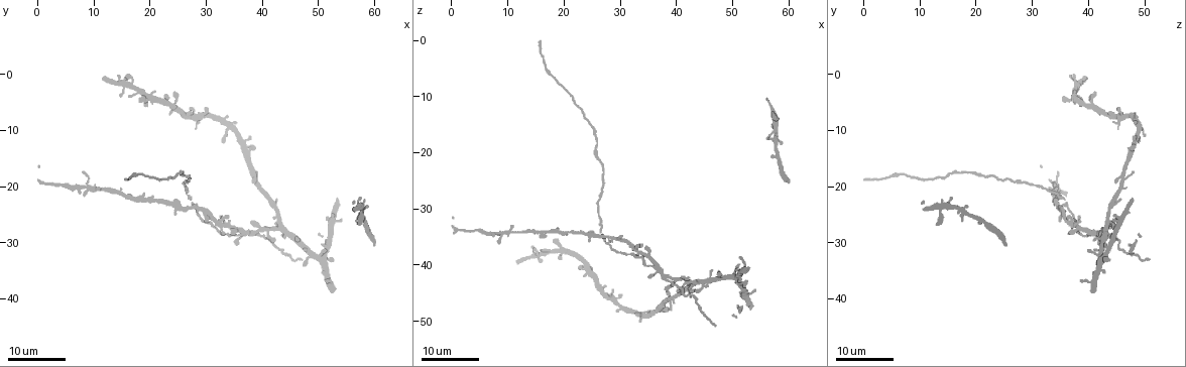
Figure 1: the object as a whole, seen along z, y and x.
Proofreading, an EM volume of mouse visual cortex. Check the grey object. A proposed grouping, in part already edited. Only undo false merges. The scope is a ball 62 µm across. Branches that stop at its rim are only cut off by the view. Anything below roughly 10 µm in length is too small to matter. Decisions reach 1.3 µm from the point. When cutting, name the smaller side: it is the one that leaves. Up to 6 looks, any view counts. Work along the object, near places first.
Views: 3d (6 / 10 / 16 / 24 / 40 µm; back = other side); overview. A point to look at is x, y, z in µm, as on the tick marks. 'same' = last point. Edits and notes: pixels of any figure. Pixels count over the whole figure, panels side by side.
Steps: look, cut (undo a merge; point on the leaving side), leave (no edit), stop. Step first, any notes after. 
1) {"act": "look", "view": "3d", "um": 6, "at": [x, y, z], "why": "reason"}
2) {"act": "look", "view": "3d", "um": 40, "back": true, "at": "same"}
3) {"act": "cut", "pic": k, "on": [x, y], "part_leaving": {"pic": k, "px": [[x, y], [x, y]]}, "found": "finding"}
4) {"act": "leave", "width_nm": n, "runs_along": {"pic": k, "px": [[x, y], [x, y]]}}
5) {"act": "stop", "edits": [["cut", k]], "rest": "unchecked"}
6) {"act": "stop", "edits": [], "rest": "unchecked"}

{"act": "look", "view": "3d", "um": 24, "at": [8.0, 20.0, 34.5], "why": "four arms meet"}

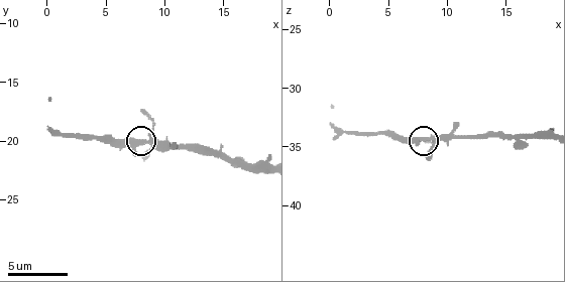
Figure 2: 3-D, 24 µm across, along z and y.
{"act": "look", "view": "3d", "um": 6, "at": [8.2, 20.0, 34.2], "why": "closer look"}

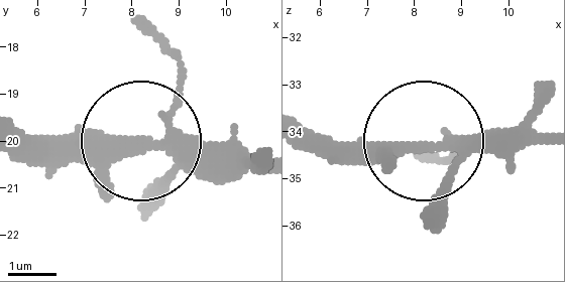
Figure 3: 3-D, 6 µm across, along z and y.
{"act": "leave", "width_nm": 280, "runs_along": {"pic": 3, "px": [[538, 141], [301, 145]]}, "found": "all the same cell"}

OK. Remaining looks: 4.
{"act": "look", "view": "3d", "um": 24, "at": [28.5, 23.5, 36.0], "why": "small branch off a trunk"}

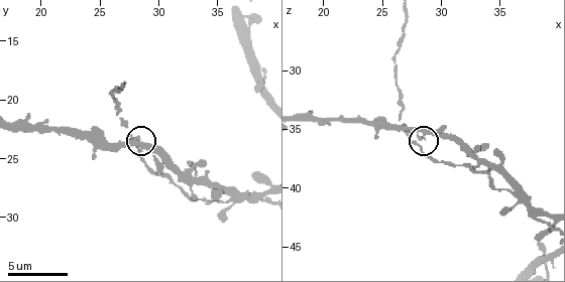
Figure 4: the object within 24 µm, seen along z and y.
{"act": "look", "view": "3d", "um": 6, "at": [28.4, 23.4, 35.8], "why": "zoom in"}

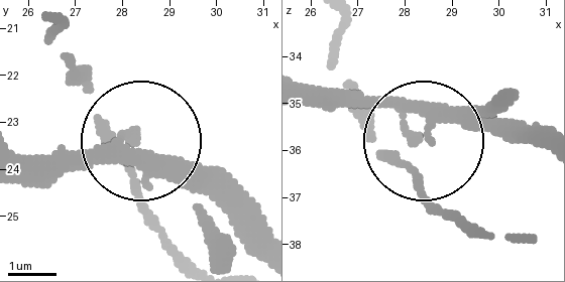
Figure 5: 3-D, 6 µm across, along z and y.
{"act": "leave", "width_nm": 180, "runs_along": {"pic": 5, "px": [[539, 146], [442, 119], [418, 134], [393, 111], [310, 95]]}, "found": "one cell here"}

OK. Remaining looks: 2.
{"act": "look", "view": "3d", "um": 16, "at": [24.0, 23.2, 34.6], "why": "sudden change in width"}

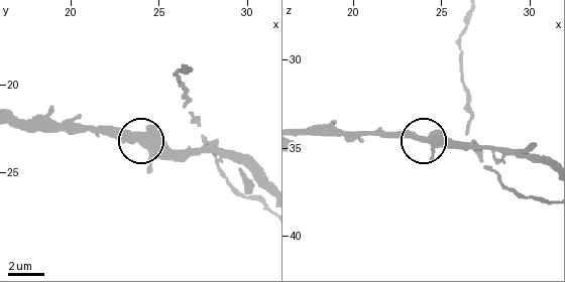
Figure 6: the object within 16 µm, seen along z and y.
{"act": "look", "view": "3d", "um": 16, "back": true, "at": [24.1, 23.2, 34.6]}

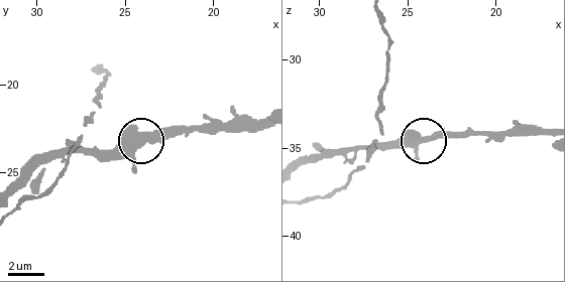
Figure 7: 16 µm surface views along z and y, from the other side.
{"act": "leave", "runs_along": {"pic": 7, "px": [[17, 183], [44, 163], [76, 151], [125, 151], [197, 129]]}, "found": "continuous, no second cell"}

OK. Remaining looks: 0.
{"act": "stop", "edits": [], "rest": "unchecked"}

